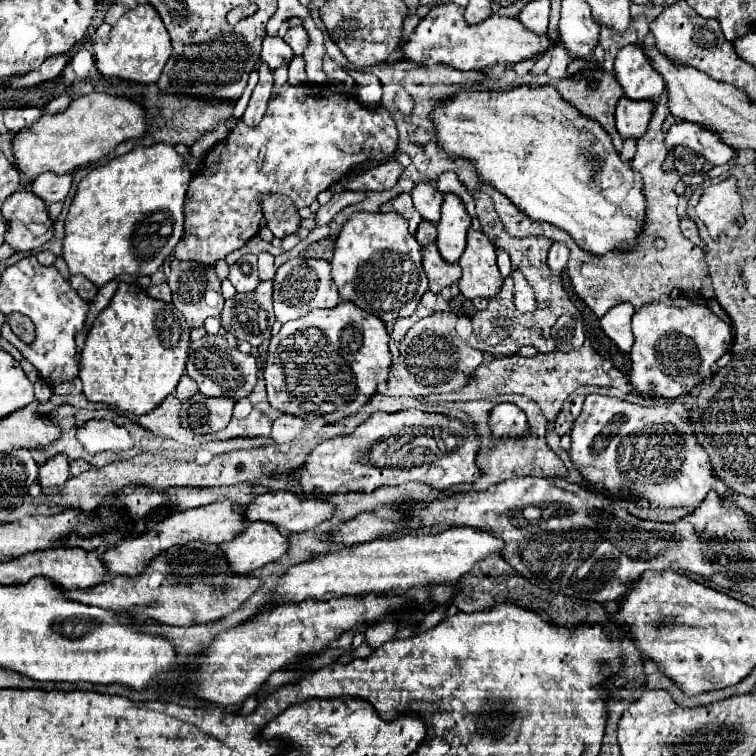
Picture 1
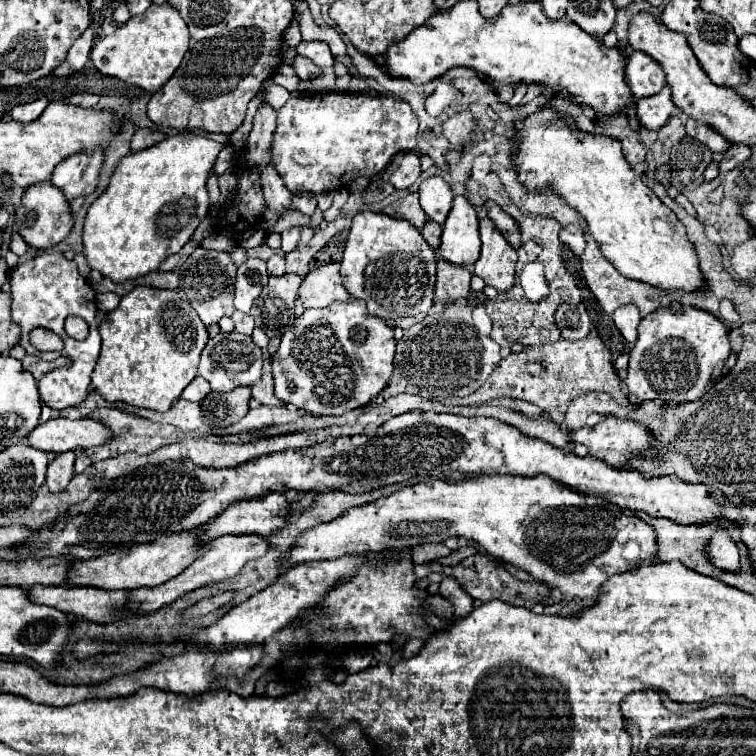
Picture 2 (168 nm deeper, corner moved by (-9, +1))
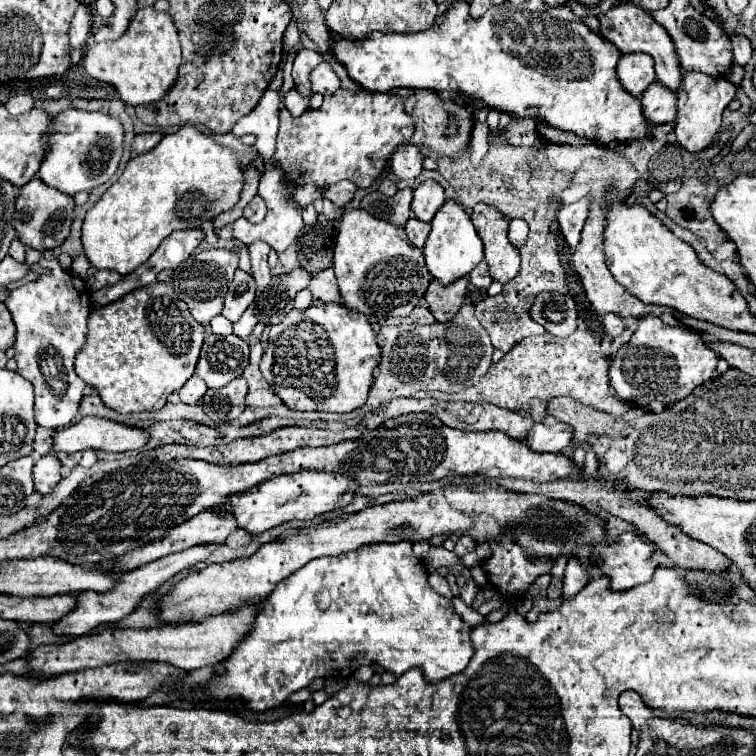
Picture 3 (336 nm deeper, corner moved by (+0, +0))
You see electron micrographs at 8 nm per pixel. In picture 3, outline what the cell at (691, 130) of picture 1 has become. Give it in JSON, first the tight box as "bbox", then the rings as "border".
{"bbox":[676,73,736,151],"border":[[[684,73],[684,83],[678,95],[678,115],[676,115],[676,141],[688,151],[702,151],[712,145],[714,137],[722,125],[722,111],[734,99],[736,85],[728,79],[712,79],[710,75]]]}

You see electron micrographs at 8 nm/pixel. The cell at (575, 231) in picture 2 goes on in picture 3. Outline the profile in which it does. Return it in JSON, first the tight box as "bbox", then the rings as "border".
{"bbox":[558,197,590,249],"border":[[[586,197],[586,199],[580,199],[578,203],[564,205],[558,213],[558,223],[560,223],[562,235],[564,235],[566,243],[570,245],[570,249],[574,249],[578,245],[584,219],[588,217],[588,205],[590,205],[590,199]]]}

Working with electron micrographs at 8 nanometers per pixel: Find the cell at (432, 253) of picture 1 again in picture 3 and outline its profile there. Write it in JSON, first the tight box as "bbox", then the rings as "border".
{"bbox":[424,277,468,321],"border":[[[460,277],[456,279],[456,283],[450,285],[440,285],[438,279],[430,281],[424,299],[428,301],[428,309],[432,311],[436,321],[448,321],[452,319],[452,315],[456,315],[456,311],[464,301],[466,287],[468,287],[468,277]]]}

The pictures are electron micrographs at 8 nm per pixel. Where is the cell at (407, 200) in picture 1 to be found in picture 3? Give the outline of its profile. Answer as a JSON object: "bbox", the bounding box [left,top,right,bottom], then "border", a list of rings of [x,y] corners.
{"bbox":[360,189,412,225],"border":[[[370,189],[362,201],[360,207],[368,211],[370,215],[388,221],[392,225],[406,225],[410,219],[410,201],[412,201],[412,189],[400,189],[394,197],[384,197],[378,191]]]}

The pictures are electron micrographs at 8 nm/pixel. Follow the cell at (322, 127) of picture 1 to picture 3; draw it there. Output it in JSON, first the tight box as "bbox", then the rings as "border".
{"bbox":[274,89,414,189],"border":[[[338,89],[334,95],[324,97],[320,109],[308,109],[300,117],[292,117],[286,107],[280,109],[274,163],[296,187],[316,183],[316,187],[324,189],[342,179],[352,181],[356,187],[370,187],[386,169],[392,151],[408,143],[412,133],[414,121],[404,113],[400,97],[364,89]]]}

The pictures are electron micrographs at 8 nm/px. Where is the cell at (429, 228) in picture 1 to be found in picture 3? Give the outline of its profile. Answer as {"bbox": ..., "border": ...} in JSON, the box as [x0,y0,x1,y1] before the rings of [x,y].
{"bbox":[404,217,430,249],"border":[[[412,217],[412,219],[404,225],[404,229],[406,229],[406,235],[408,235],[410,243],[422,249],[424,243],[426,243],[426,239],[428,239],[428,235],[430,235],[430,223],[424,223],[424,221]]]}

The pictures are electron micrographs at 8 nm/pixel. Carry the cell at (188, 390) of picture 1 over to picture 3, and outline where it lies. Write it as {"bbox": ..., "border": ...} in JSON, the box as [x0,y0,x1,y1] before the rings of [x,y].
{"bbox":[178,375,208,405],"border":[[[192,375],[192,377],[184,383],[184,387],[178,391],[178,399],[180,399],[182,403],[194,405],[194,403],[198,403],[198,401],[204,397],[206,389],[208,389],[206,383],[204,383],[202,379],[198,379],[198,375]]]}

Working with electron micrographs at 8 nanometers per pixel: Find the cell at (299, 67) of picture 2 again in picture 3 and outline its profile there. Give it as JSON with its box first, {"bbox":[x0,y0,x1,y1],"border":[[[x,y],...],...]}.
{"bbox":[310,63,340,95],"border":[[[320,63],[310,75],[310,85],[312,85],[314,93],[330,95],[340,87],[340,81],[338,81],[336,73],[328,67],[328,63]]]}

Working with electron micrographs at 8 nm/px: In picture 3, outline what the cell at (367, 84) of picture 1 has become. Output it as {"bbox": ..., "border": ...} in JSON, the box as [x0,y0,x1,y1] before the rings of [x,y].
{"bbox":[283,19,300,51],"border":[[[292,19],[286,33],[283,38],[283,51],[290,51],[290,49],[296,49],[300,44],[300,31],[298,31],[298,21]]]}

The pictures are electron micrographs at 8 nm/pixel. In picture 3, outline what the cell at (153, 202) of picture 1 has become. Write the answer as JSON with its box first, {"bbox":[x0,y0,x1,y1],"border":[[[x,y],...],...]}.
{"bbox":[82,127,242,275],"border":[[[196,127],[168,133],[148,153],[128,161],[120,179],[86,213],[82,247],[94,269],[130,275],[176,229],[198,229],[206,219],[230,211],[242,191],[242,169],[236,153],[216,145]]]}

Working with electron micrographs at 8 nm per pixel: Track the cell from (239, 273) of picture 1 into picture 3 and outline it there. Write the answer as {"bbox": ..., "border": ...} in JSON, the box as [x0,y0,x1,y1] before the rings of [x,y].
{"bbox":[222,269,256,321],"border":[[[236,269],[234,279],[232,279],[225,296],[222,315],[230,321],[238,321],[238,317],[252,305],[254,295],[256,295],[254,277],[242,269]]]}

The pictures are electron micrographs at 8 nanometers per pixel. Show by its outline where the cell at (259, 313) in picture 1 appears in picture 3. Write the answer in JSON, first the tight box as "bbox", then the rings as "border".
{"bbox":[254,269,310,327],"border":[[[294,269],[284,275],[276,275],[270,279],[270,285],[258,295],[254,315],[258,323],[264,323],[266,327],[272,327],[284,319],[292,305],[298,291],[308,287],[310,273],[304,269]]]}

